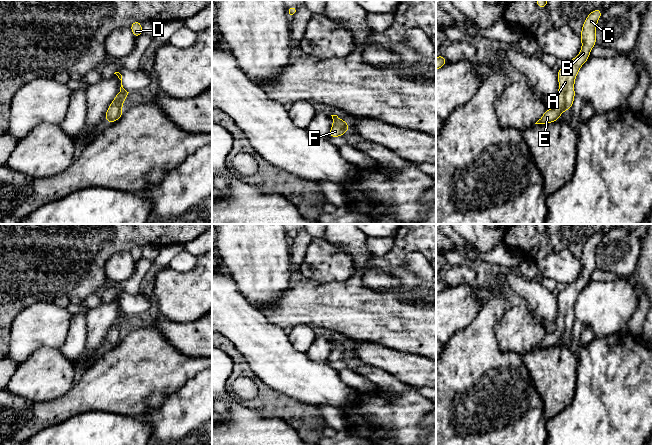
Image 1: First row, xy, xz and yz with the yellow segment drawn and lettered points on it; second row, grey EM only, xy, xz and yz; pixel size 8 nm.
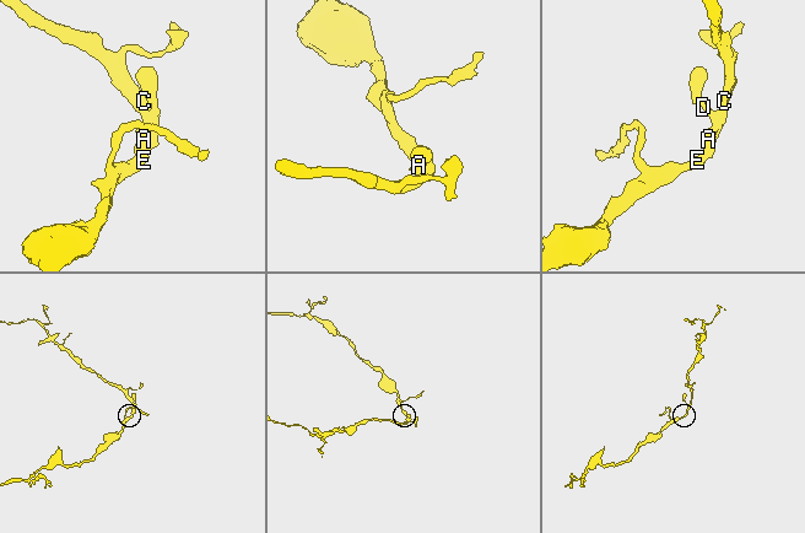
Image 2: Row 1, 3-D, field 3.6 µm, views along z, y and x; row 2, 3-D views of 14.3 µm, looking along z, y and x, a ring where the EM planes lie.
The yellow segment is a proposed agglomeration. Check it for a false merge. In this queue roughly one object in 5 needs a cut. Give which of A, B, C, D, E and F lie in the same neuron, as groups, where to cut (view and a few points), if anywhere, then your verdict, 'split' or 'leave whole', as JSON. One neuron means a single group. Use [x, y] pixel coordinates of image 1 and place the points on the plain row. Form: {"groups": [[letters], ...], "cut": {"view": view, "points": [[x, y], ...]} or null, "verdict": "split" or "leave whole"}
{"groups": [["A", "B", "C", "D", "E", "F"]], "cut": null, "verdict": "leave whole"}

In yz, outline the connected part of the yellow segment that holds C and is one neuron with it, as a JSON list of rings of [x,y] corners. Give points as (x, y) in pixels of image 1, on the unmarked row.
[[[600,232],[593,234],[585,243],[580,263],[582,273],[580,277],[566,289],[560,291],[557,296],[559,305],[559,315],[556,322],[556,330],[547,333],[543,340],[535,348],[548,348],[560,343],[561,337],[570,334],[574,326],[575,315],[574,306],[579,293],[589,283],[589,278],[597,267],[596,265],[596,248],[602,239]]]

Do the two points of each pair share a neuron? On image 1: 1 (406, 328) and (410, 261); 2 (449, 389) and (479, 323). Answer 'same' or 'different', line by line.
1: different
2: same

